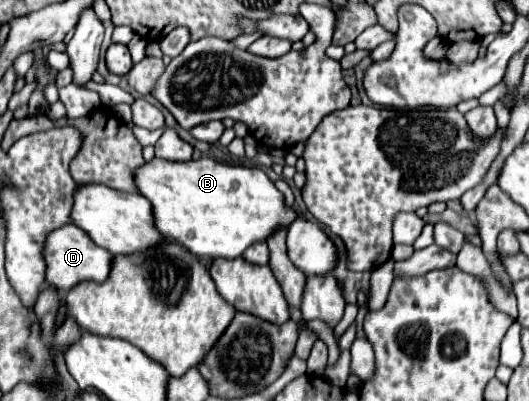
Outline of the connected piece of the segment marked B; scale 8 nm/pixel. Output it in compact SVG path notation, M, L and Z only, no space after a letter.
M155 157L153 161L137 169L135 183L139 187L139 193L147 197L153 205L157 229L165 237L171 237L177 243L185 245L197 257L237 259L245 253L245 249L249 249L249 245L253 245L253 241L267 241L271 233L281 227L289 227L291 221L297 219L297 211L285 205L283 193L279 193L273 181L257 167L225 165L211 157L201 157L197 161L191 159L185 163L163 161Z

